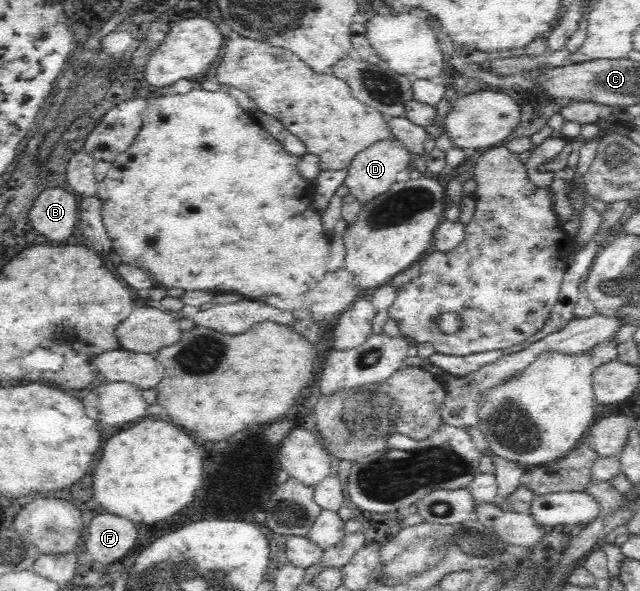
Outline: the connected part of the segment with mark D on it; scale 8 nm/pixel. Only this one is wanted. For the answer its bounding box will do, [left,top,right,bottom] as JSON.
[345,138,415,205]

